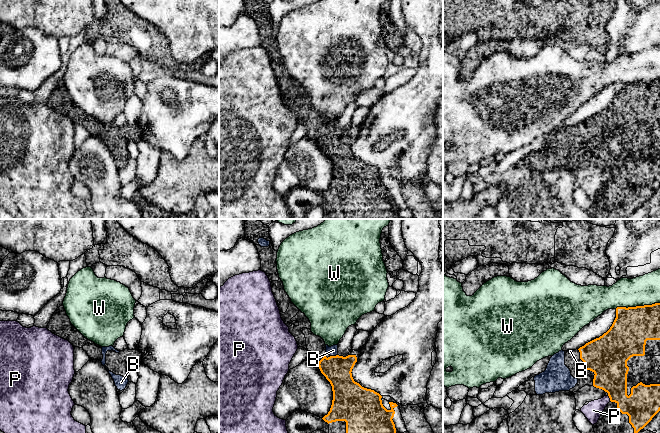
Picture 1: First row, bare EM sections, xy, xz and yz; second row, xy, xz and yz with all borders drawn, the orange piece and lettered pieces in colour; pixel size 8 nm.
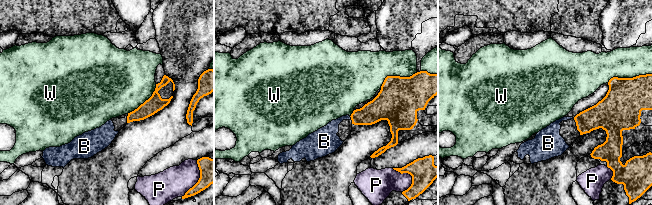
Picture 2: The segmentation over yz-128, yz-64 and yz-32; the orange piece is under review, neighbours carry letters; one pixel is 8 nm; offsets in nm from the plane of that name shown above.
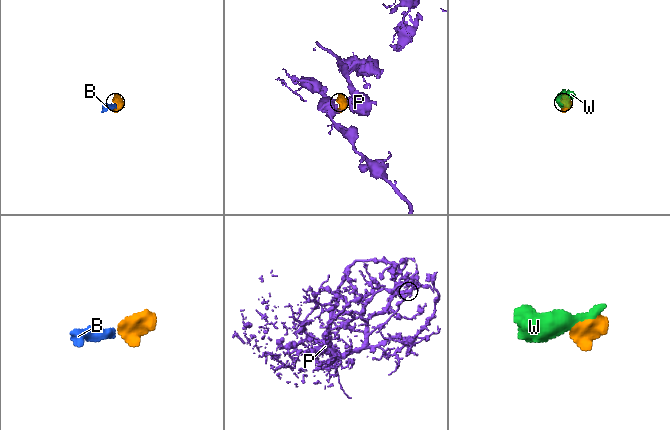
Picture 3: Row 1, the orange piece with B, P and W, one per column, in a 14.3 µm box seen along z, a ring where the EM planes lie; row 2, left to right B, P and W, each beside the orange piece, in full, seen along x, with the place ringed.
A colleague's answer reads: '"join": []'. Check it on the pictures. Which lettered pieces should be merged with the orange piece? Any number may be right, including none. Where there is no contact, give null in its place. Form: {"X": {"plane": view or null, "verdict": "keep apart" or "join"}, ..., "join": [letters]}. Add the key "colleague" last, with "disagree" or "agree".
{"B": {"plane": "xz", "verdict": "join"}, "P": {"plane": "yz", "verdict": "keep apart"}, "W": {"plane": "yz", "verdict": "keep apart"}, "join": ["B"], "colleague": "disagree"}

